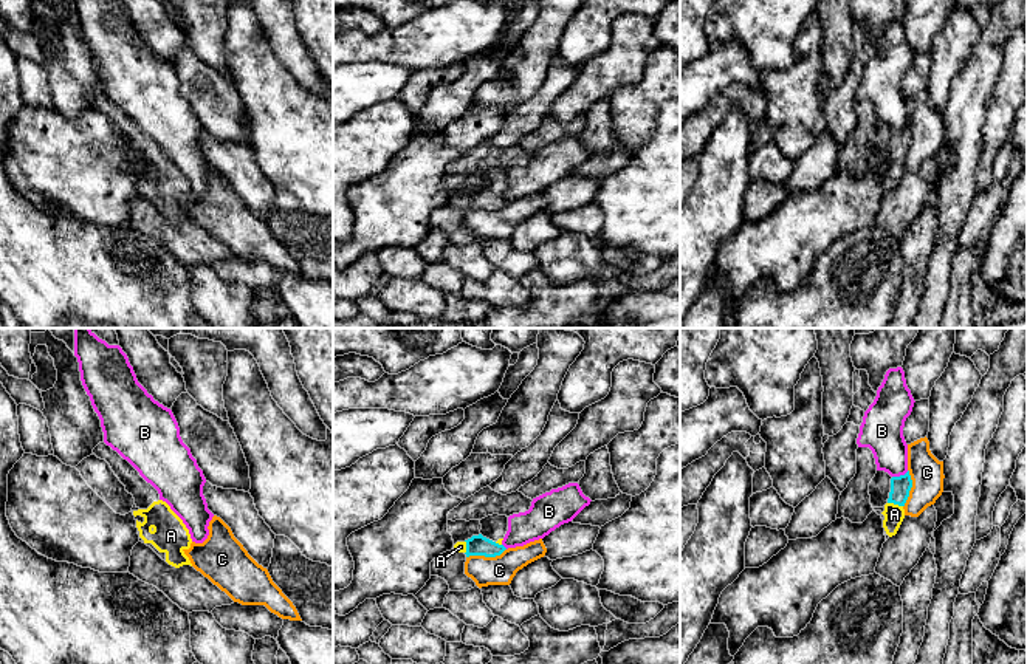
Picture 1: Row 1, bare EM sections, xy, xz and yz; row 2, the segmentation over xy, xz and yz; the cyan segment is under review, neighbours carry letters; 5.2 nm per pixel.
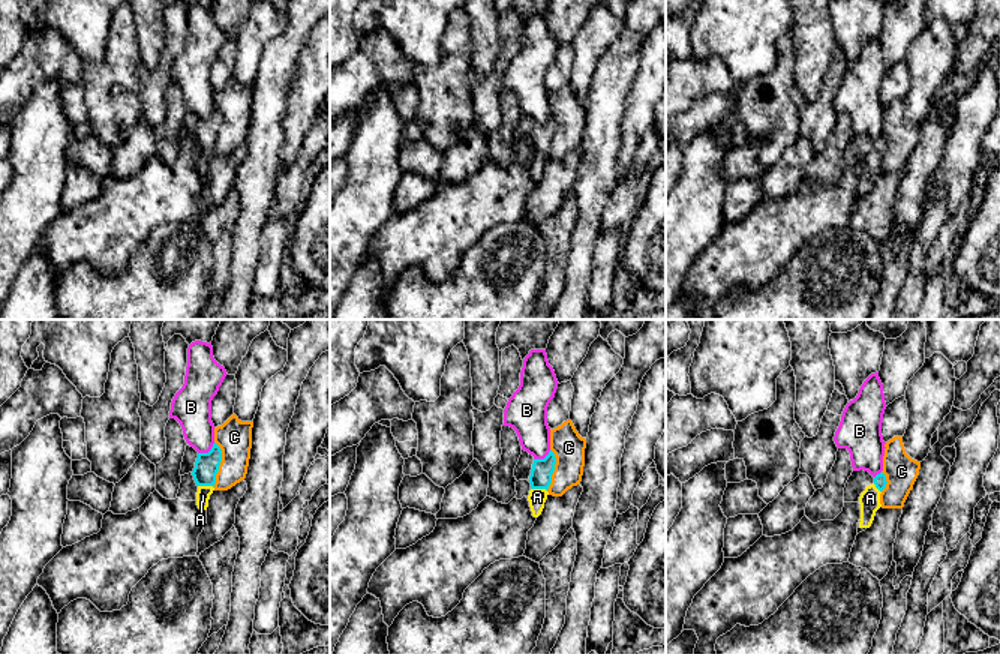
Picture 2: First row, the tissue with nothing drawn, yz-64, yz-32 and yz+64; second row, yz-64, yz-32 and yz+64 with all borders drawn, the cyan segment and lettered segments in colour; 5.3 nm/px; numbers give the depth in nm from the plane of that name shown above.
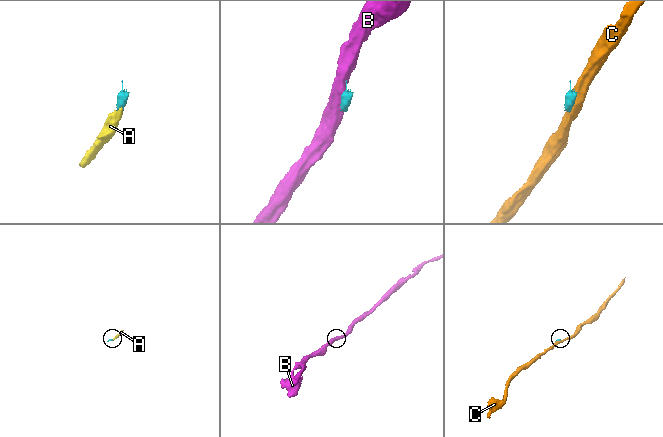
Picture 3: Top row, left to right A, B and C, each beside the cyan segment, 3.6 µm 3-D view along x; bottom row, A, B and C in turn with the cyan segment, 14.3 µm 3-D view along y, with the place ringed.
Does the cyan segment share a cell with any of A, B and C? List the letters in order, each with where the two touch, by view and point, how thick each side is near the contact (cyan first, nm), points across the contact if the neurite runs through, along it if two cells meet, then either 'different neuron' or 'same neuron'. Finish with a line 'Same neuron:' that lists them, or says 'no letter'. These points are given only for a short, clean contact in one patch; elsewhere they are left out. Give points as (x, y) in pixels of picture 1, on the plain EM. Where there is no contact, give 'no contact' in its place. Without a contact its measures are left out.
A: yz (896, 157) | 110/110 nm | across yz (900, 140), (896, 157), (894, 167) | same neuron
B: yz (900, 129) | 110/220 nm | different neuron
C: xz (485, 209) | 110/150 nm | different neuron
Same neuron: A

